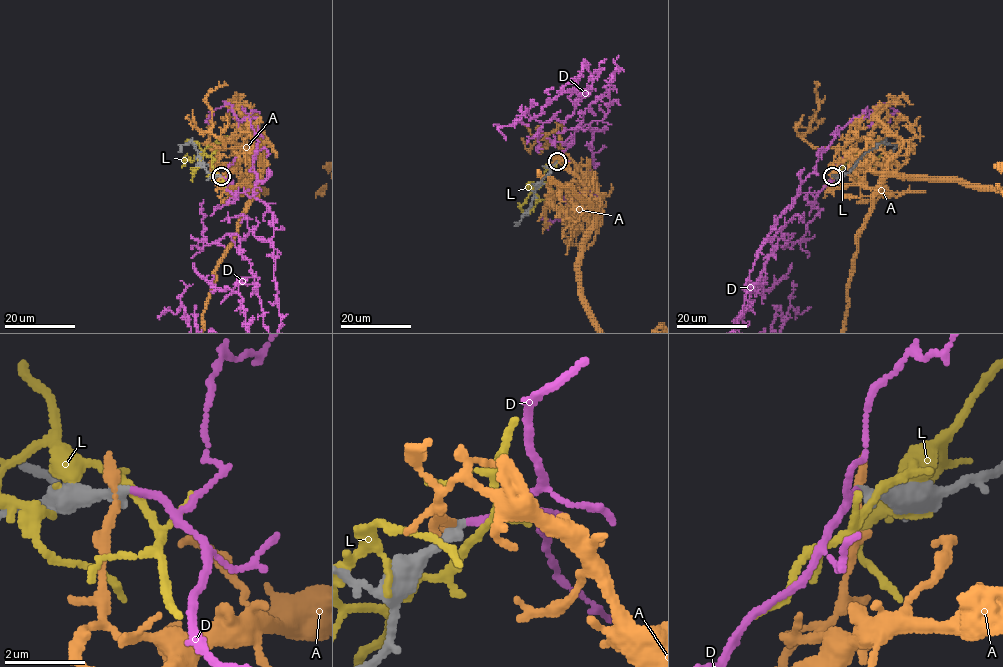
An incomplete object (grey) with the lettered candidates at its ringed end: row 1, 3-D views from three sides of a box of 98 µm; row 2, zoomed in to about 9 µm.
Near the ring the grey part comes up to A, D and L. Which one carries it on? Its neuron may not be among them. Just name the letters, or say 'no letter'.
D

